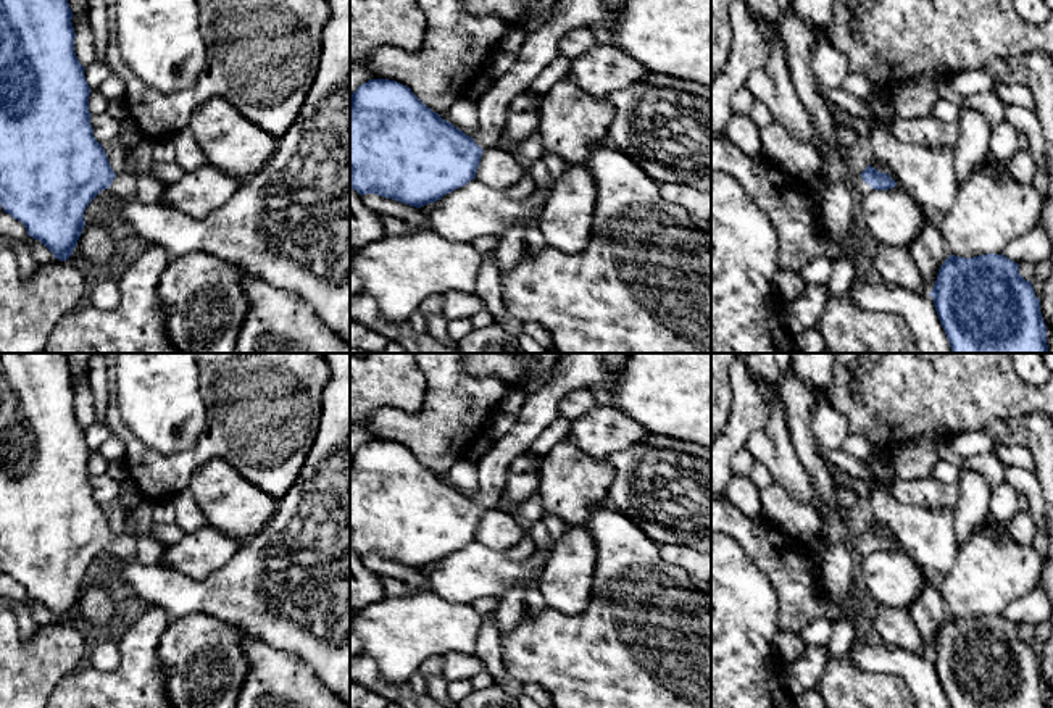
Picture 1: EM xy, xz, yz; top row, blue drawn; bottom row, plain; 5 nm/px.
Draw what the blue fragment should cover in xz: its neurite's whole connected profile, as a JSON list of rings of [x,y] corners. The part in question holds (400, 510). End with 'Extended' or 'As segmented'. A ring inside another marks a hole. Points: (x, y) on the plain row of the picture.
[[[563,353],[555,376],[526,397],[518,421],[477,460],[479,487],[472,498],[442,481],[410,448],[371,440],[350,456],[350,548],[421,569],[476,540],[485,511],[498,508],[510,463],[526,455],[534,440],[558,418],[563,397],[603,379],[603,353]]]. Extended

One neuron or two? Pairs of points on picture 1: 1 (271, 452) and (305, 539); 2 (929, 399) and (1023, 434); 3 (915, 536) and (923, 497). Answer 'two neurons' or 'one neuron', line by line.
1: two neurons
2: two neurons
3: two neurons

